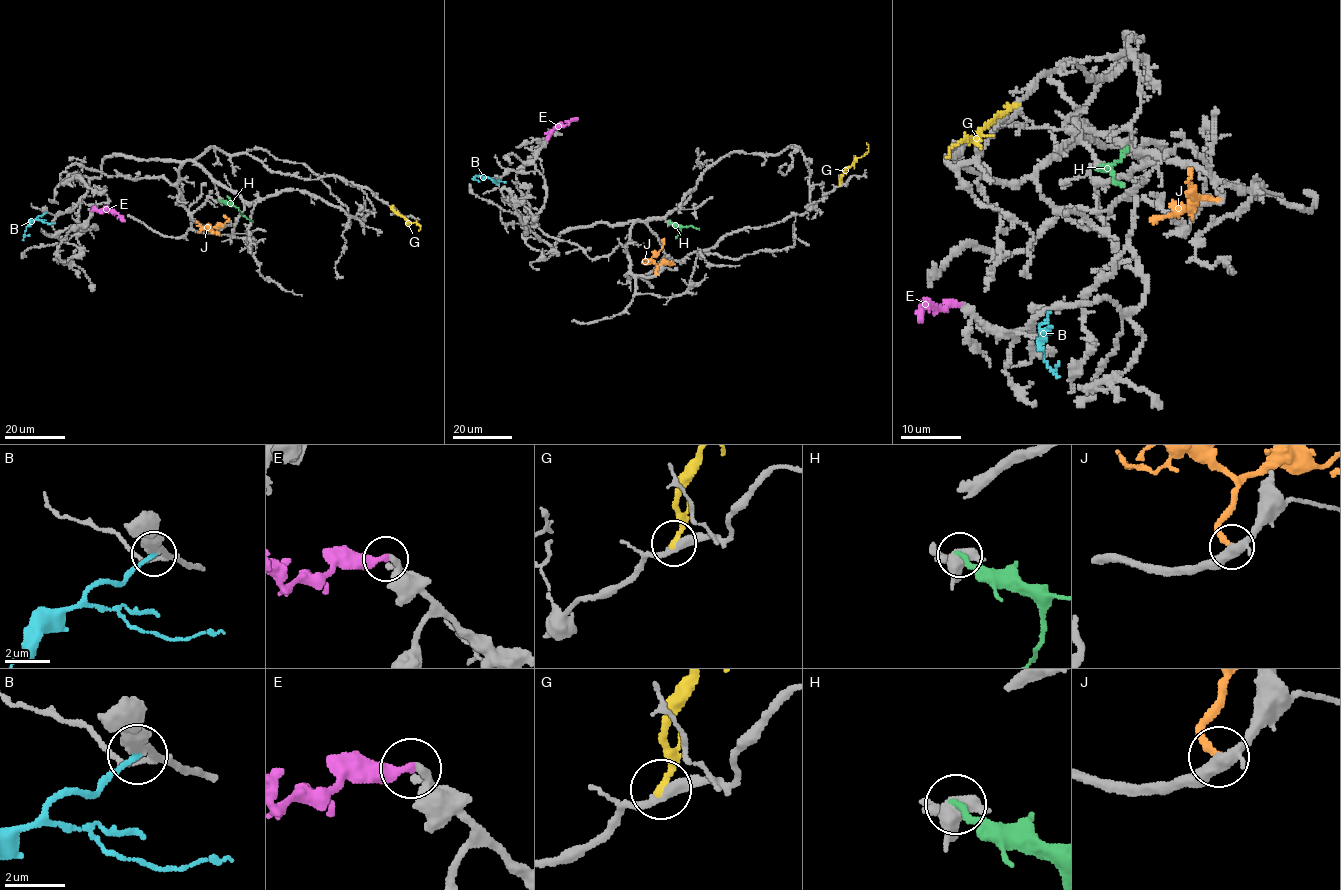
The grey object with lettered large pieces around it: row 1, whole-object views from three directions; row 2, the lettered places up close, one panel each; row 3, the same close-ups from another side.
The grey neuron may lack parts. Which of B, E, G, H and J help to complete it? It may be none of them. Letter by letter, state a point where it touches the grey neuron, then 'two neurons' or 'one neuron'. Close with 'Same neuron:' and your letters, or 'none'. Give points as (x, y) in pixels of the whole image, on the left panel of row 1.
B: (45, 212) | one neuron
E: (94, 210) | one neuron
G: (391, 207) | two neurons
H: (220, 199) | two neurons
J: (212, 231) | two neurons
Same neuron: B, E

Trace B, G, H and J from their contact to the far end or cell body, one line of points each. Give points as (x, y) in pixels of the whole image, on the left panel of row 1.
B: (45, 212), (28, 225), (23, 236), (29, 234)
G: (391, 207), (409, 222), (420, 226), (419, 230)
H: (219, 199), (237, 207), (253, 222)
J: (212, 231), (212, 228), (206, 229), (219, 233)

